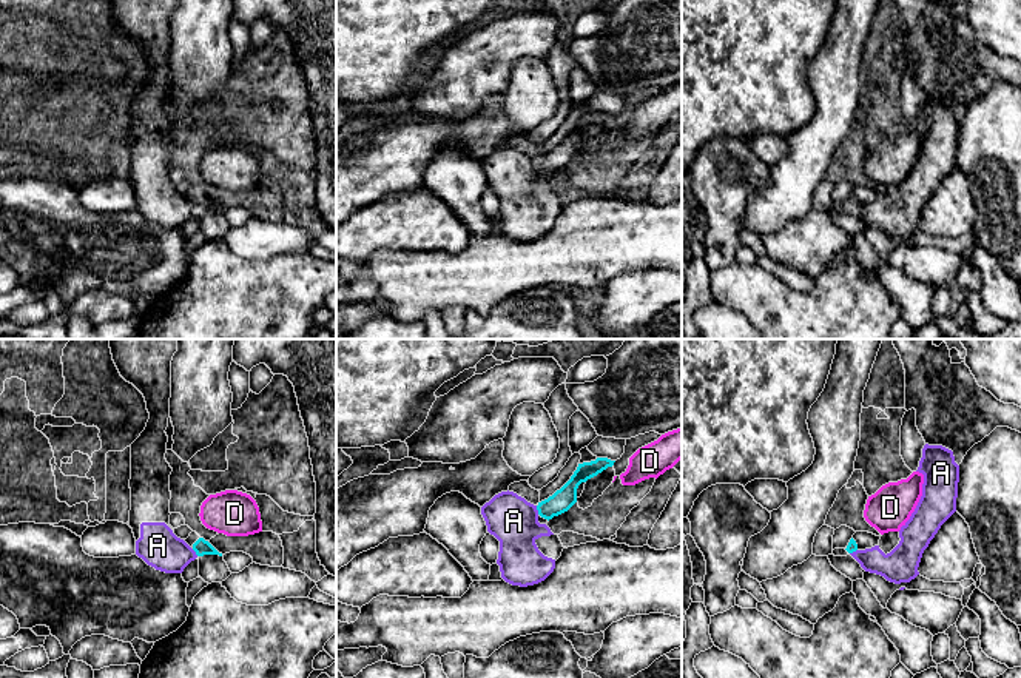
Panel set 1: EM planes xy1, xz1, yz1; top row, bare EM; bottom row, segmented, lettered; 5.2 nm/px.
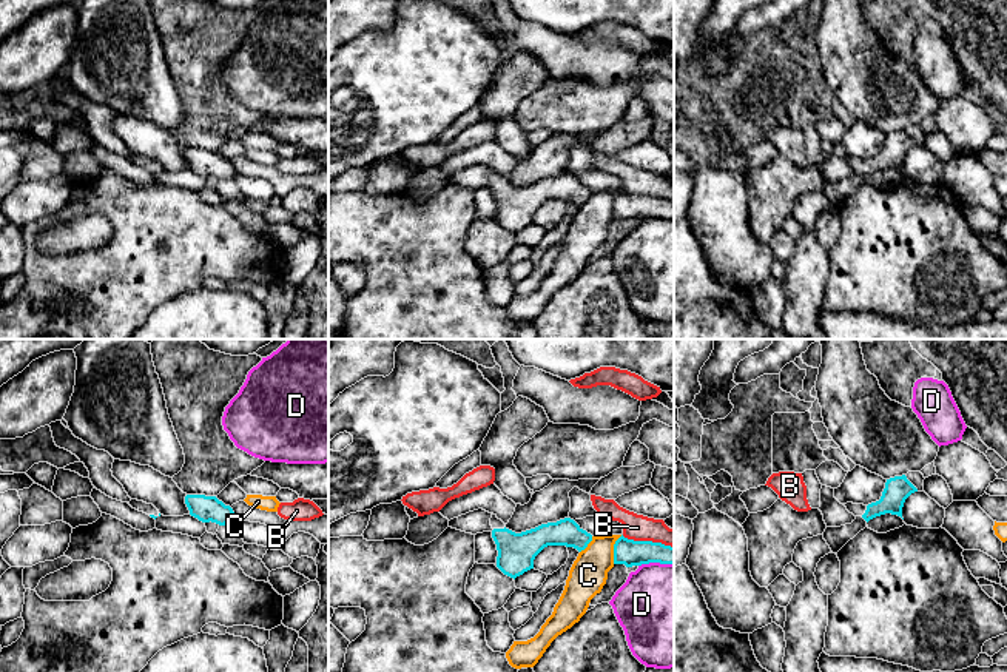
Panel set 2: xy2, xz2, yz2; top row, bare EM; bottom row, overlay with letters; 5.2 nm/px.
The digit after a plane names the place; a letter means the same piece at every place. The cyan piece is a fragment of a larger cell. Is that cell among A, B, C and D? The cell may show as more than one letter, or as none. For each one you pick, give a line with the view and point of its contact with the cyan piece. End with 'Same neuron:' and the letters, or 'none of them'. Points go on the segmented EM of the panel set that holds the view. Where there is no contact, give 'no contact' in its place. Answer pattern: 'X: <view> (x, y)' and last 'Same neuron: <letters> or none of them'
Same neuron: none of them

